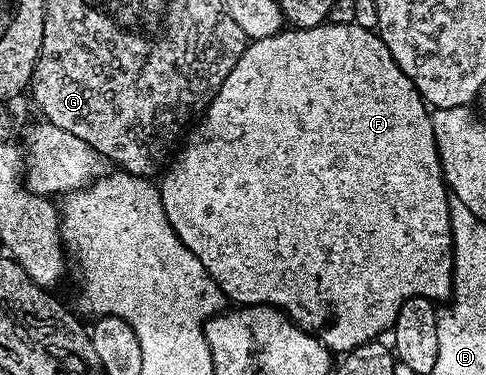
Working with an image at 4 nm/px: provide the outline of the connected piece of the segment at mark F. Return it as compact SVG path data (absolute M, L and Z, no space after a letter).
M322 23L310 29L289 27L270 37L250 40L239 63L235 63L231 75L223 79L223 87L219 87L215 99L196 122L195 128L197 130L193 134L188 134L190 137L185 150L176 154L177 162L175 157L160 178L161 202L179 239L197 256L199 263L203 263L213 282L230 302L238 301L245 305L241 307L276 307L288 314L302 329L316 331L315 336L329 348L330 354L348 355L359 346L380 338L377 336L384 329L385 332L392 330L399 307L407 299L428 297L434 303L445 303L452 298L451 193L441 173L431 109L412 77L401 70L399 63L395 63L391 51L387 51L383 39L374 30L356 24Z

